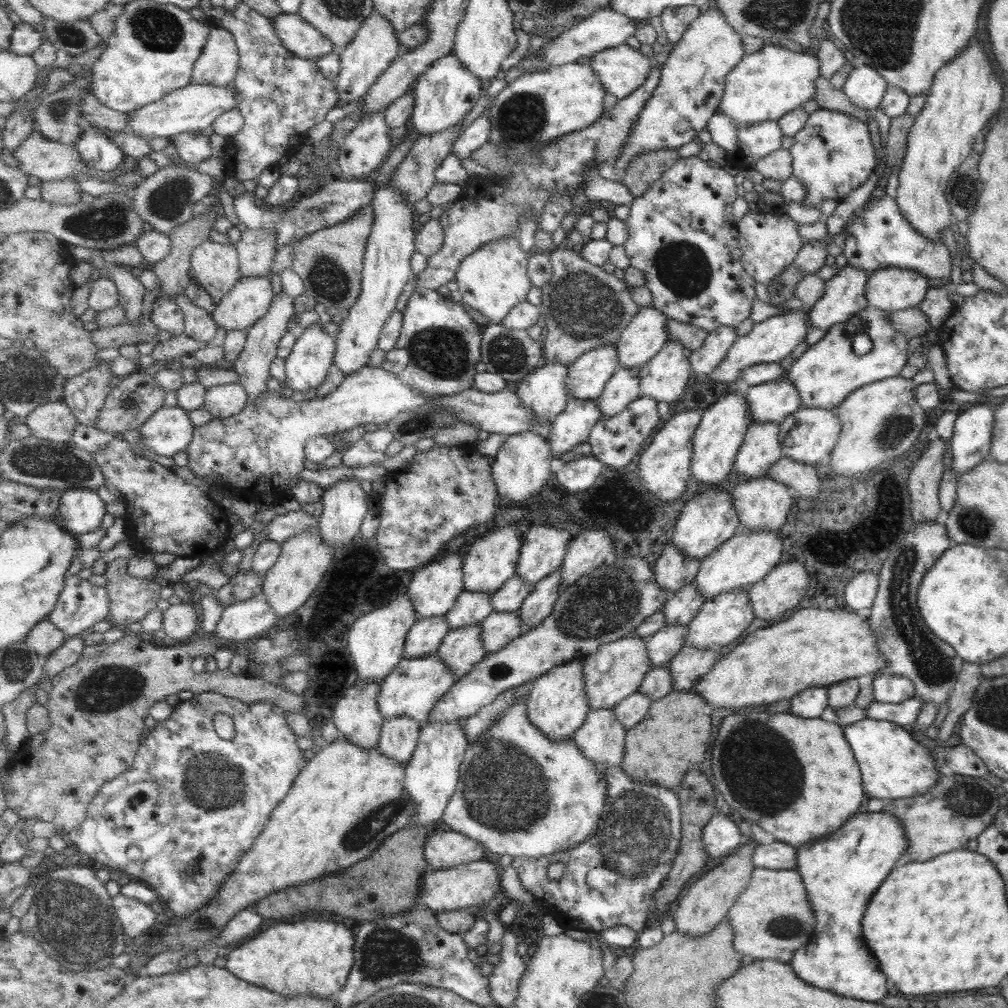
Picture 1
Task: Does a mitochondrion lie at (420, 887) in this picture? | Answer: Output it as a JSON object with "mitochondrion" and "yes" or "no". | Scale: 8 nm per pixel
{"mitochondrion":"no"}

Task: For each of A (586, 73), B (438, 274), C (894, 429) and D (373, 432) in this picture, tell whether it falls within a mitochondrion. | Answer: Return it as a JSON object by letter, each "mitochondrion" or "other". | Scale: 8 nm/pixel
{"A":"other","B":"other","C":"mitochondrion","D":"other"}

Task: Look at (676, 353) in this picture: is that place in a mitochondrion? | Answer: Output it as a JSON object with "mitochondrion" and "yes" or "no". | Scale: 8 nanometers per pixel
{"mitochondrion":"no"}

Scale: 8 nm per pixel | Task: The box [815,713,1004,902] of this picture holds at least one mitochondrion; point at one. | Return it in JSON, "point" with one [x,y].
{"point":[964,798]}

